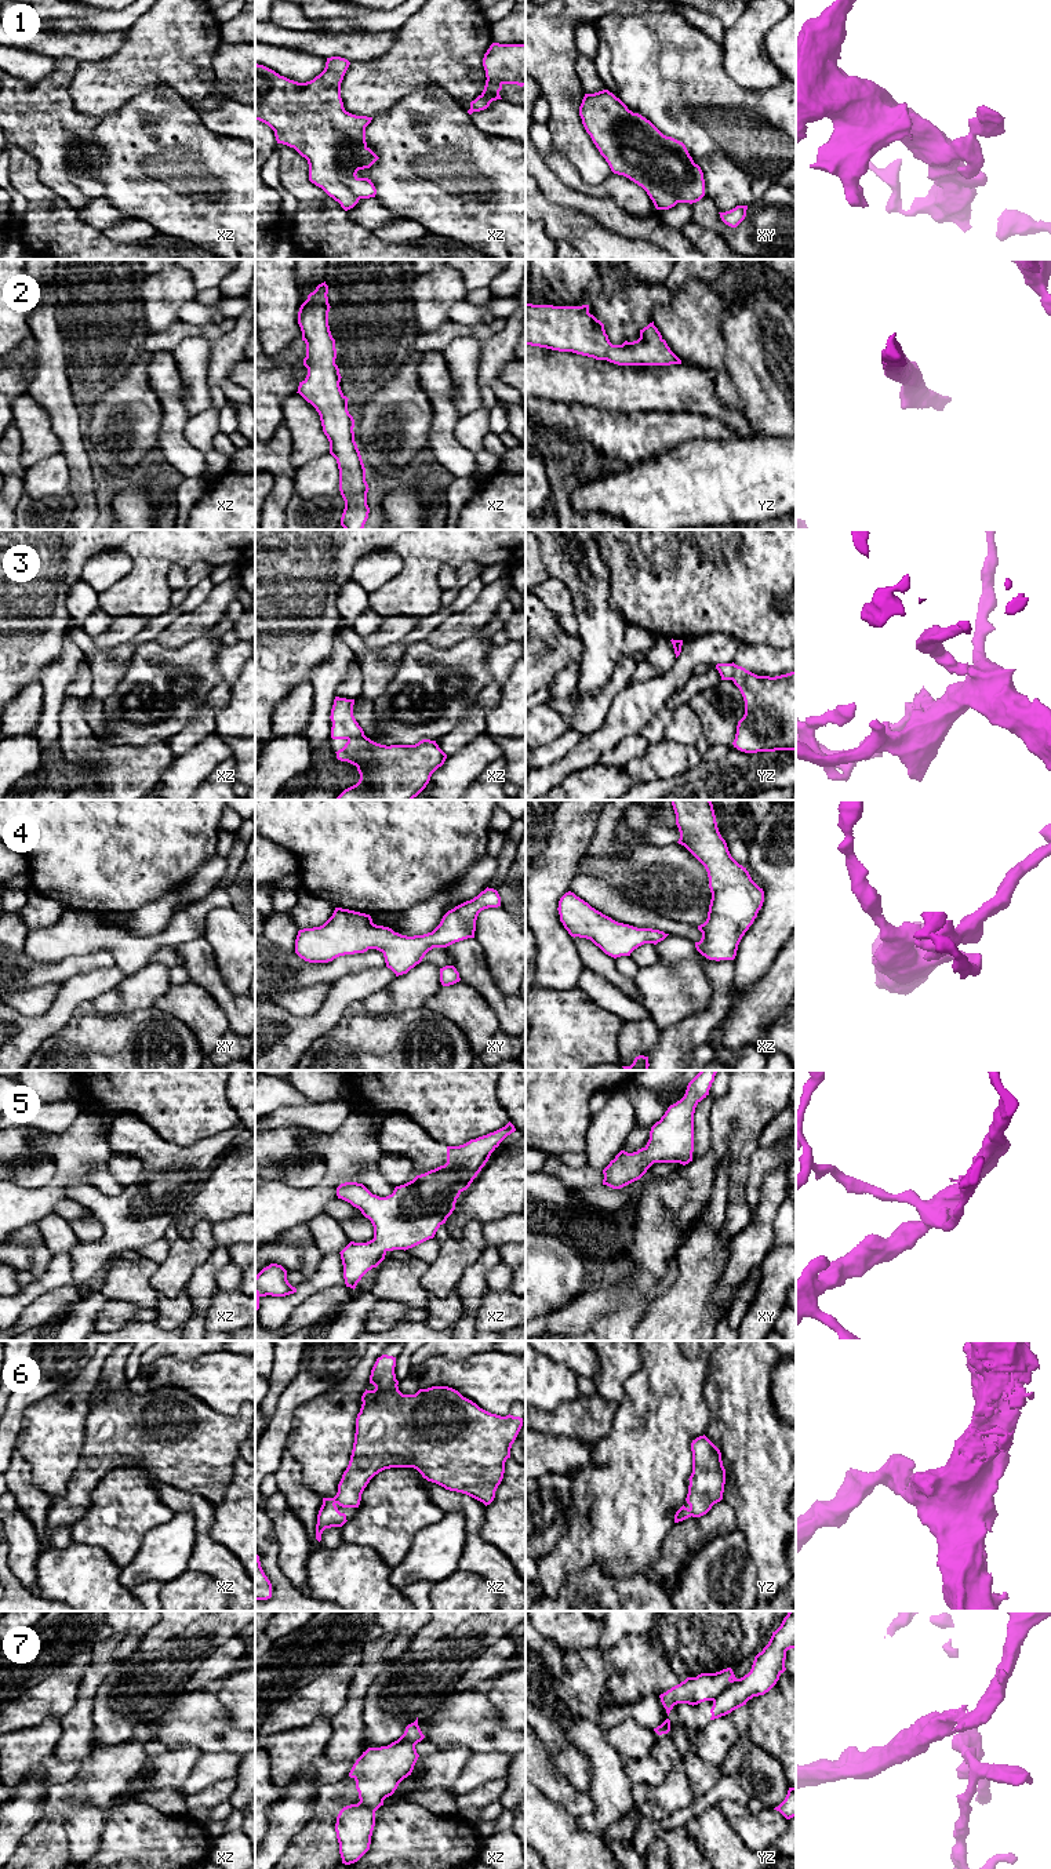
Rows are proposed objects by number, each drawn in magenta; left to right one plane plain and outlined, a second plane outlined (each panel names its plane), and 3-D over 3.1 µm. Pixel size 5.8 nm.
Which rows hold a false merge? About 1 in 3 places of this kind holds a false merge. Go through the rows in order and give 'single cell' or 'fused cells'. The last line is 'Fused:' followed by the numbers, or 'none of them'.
1: single cell
2: single cell
3: single cell
4: single cell
5: single cell
6: single cell
7: fused cells
Fused: 7

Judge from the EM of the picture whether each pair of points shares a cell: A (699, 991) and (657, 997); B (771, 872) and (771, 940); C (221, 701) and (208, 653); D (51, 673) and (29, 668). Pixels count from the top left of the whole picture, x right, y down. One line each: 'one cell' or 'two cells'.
A: one cell
B: one cell
C: two cells
D: two cells

